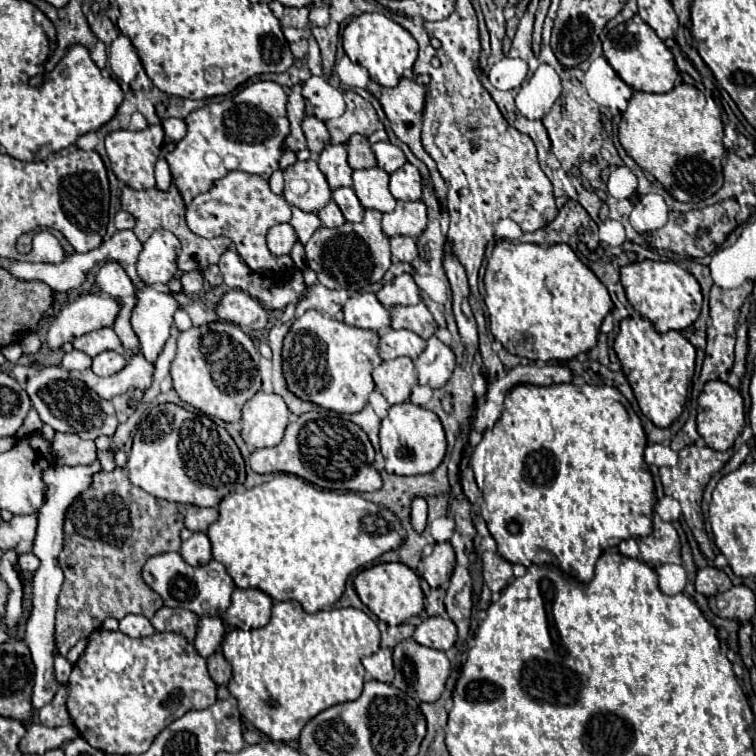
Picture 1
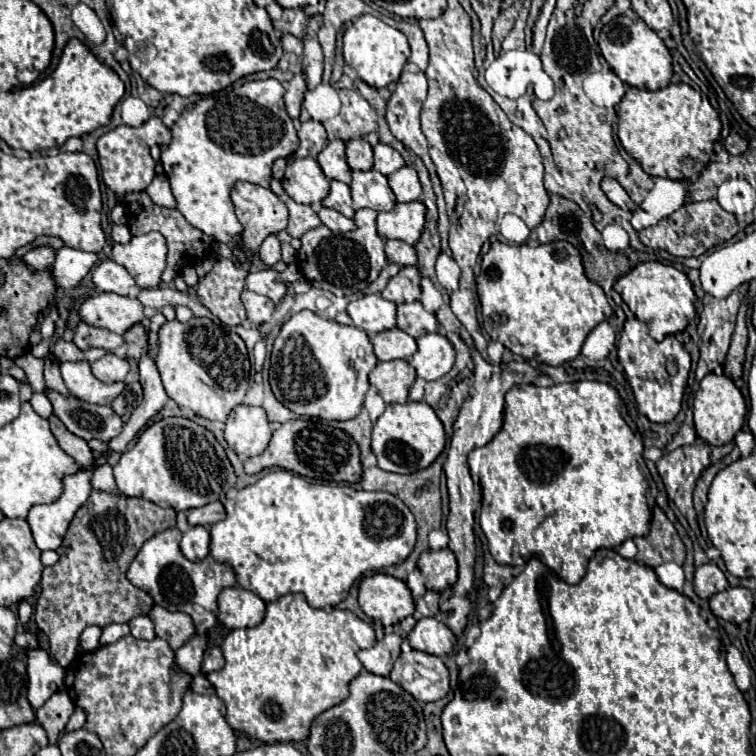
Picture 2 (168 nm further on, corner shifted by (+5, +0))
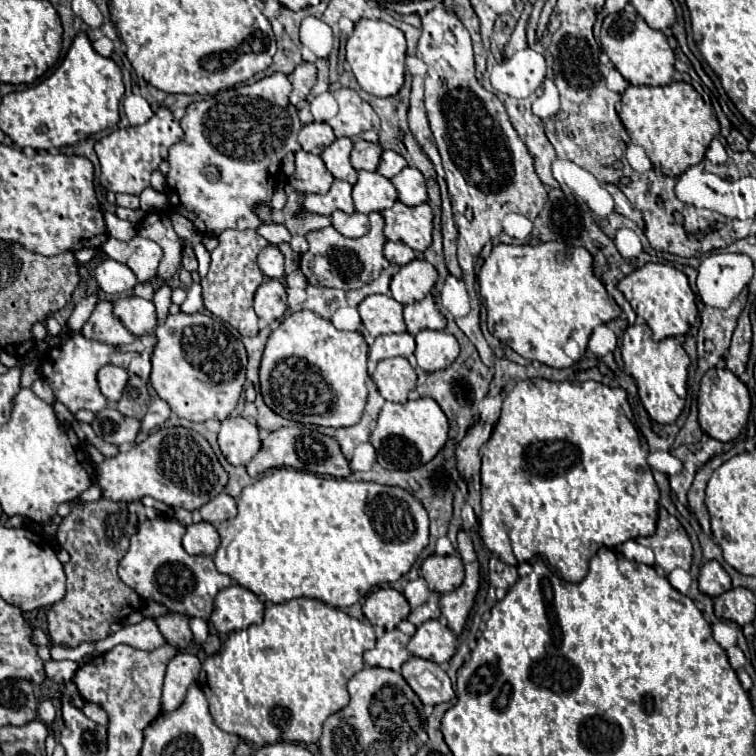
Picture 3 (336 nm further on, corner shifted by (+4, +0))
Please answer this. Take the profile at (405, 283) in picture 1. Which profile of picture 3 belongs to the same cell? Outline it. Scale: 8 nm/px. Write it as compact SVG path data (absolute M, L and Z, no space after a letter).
M413 259L391 279L391 297L401 305L421 301L435 285L437 271L425 259Z

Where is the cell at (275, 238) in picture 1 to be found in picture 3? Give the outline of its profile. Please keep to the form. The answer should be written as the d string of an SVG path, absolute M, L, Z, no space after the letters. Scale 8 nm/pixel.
M265 247L259 257L257 257L257 263L263 271L265 277L269 279L281 279L285 275L285 267L283 267L283 255L277 247Z

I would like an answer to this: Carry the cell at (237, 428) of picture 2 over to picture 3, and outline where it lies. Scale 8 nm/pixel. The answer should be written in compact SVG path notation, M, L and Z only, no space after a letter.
M229 417L221 423L217 443L223 457L231 465L245 465L257 455L261 447L259 429L245 417Z

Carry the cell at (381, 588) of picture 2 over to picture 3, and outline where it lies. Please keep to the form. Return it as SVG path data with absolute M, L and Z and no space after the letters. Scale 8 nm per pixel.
M391 587L371 591L363 603L363 615L367 617L367 621L385 629L395 629L397 623L409 615L409 611L411 607L405 595Z

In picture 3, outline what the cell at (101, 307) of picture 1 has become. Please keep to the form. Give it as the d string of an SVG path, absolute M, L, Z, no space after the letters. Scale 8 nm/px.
M123 295L123 297L117 297L113 303L115 303L115 309L113 309L115 315L133 335L139 337L157 327L157 311L153 301L143 297Z

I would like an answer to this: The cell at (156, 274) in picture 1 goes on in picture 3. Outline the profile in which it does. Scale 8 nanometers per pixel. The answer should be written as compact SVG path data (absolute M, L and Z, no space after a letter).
M135 235L127 243L109 237L103 243L103 251L107 253L107 257L127 265L141 283L157 277L157 265L163 257L161 247L157 243L153 243L151 239L145 239L141 235Z

